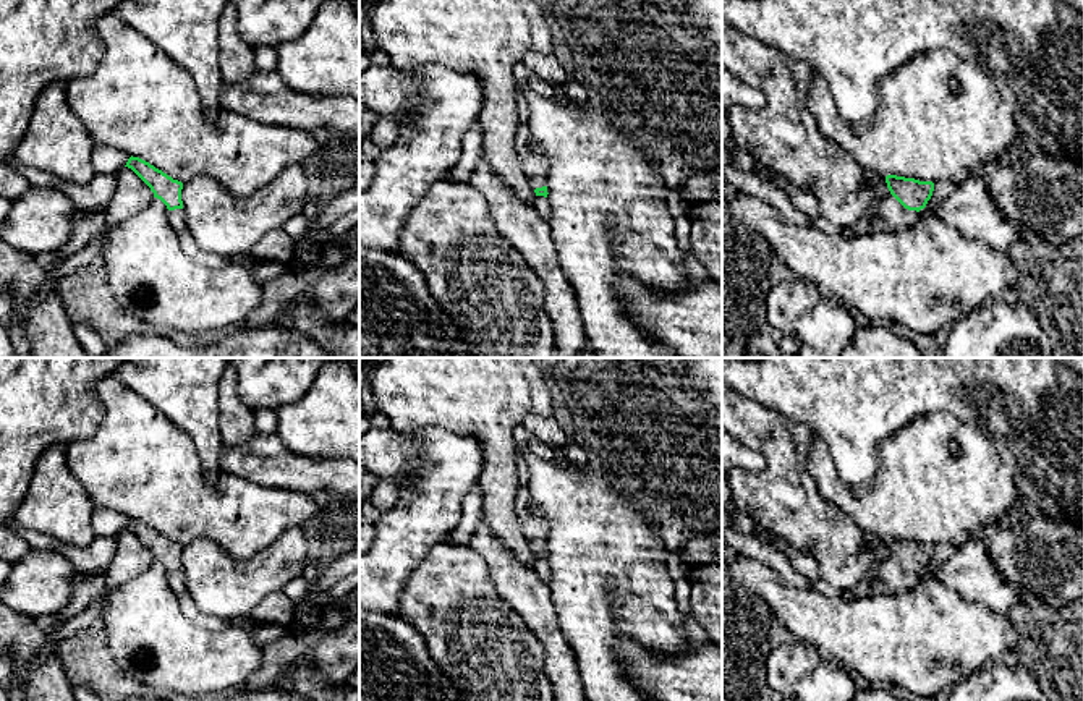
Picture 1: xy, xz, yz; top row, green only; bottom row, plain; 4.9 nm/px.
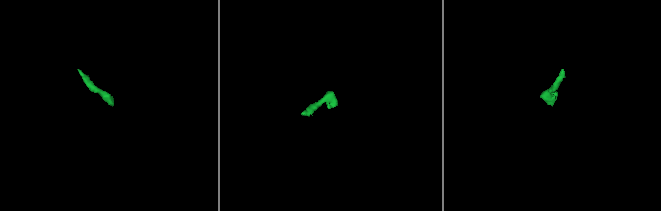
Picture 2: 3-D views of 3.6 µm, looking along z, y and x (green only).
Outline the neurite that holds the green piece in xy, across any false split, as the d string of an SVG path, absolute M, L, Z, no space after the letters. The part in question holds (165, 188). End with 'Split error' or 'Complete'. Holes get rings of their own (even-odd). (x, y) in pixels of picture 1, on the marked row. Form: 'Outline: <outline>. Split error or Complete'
Outline: M131 155L125 167L131 168L151 188L154 198L167 206L173 230L178 235L188 232L181 201L183 183L139 157Z. Split error

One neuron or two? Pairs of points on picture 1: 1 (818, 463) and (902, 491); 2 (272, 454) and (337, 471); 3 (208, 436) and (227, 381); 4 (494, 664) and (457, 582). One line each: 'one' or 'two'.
1: one
2: one
3: two
4: one

